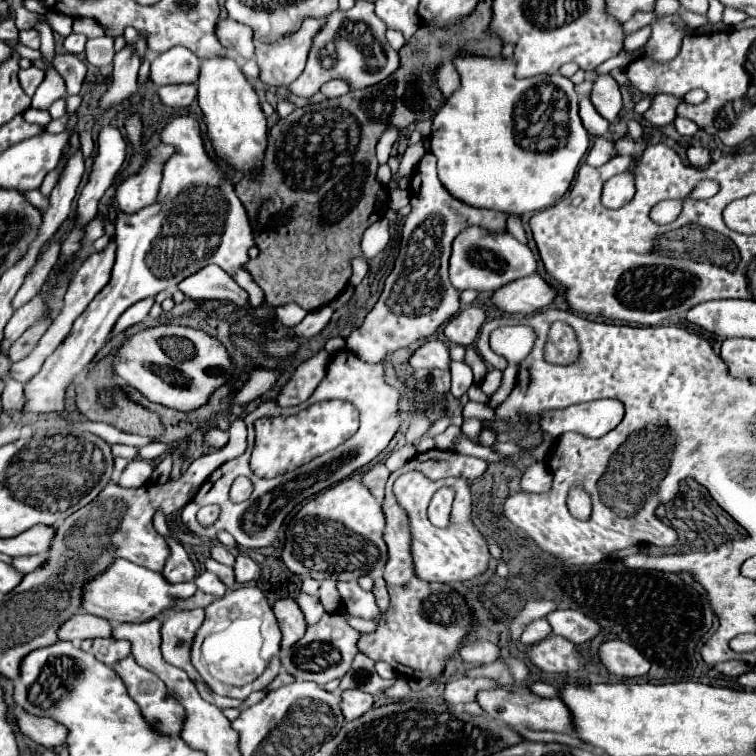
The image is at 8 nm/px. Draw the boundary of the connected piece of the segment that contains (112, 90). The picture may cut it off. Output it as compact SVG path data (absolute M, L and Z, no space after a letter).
M125 45L113 61L113 83L109 87L109 91L103 95L101 99L101 109L109 109L117 103L121 103L123 99L127 99L129 95L135 93L137 85L137 73L139 73L139 65L141 65L141 57L137 55L133 45Z

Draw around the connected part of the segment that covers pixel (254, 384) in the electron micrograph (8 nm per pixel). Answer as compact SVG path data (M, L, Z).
M255 369L253 375L251 375L251 379L247 381L247 385L245 385L239 393L235 393L231 405L233 405L233 407L235 407L235 405L241 405L241 407L243 407L243 405L251 403L253 399L261 397L267 389L271 389L271 385L279 379L279 375L281 375L279 369L273 369L273 371Z

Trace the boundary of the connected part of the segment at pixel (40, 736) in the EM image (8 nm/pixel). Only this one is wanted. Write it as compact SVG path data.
M15 707L13 715L15 715L15 721L17 721L19 733L29 737L37 745L53 749L53 747L65 743L65 737L67 737L65 725L61 725L53 719L47 719L47 717L35 717L35 715L23 711L21 707Z

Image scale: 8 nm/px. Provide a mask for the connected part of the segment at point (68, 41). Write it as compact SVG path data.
M71 33L69 37L65 37L65 49L67 49L69 53L73 53L73 55L83 57L83 53L85 53L85 41L87 41L85 35Z

